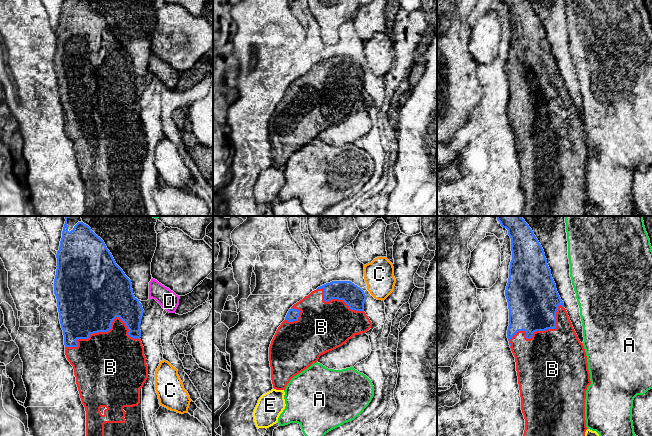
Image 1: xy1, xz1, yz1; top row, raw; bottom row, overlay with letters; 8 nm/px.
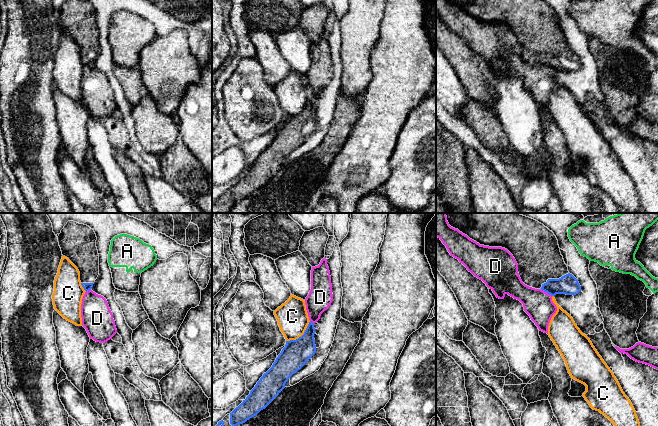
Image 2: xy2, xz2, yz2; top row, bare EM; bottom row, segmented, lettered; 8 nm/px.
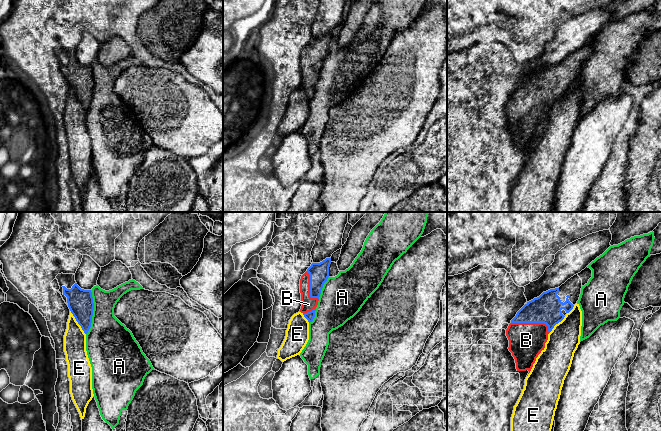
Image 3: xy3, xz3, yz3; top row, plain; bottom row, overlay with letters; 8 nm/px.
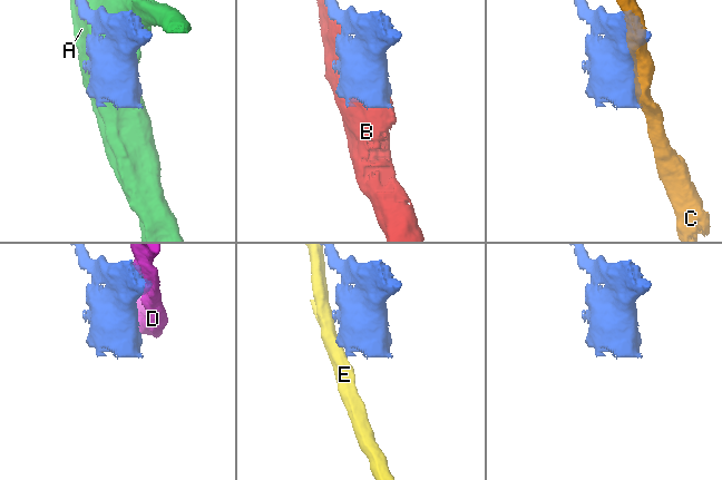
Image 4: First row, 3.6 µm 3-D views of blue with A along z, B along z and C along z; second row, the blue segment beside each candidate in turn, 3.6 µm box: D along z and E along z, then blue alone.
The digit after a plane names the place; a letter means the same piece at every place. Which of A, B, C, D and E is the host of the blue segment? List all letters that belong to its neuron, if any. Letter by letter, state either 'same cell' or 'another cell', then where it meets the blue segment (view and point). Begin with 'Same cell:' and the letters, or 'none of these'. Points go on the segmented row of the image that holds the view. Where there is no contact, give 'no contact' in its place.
Same cell: B
A: another cell; meets blue in xy3 at (92, 312)
B: same cell; meets blue in xy1 at (105, 331)
C: another cell; meets blue in xz2 at (301, 336)
D: another cell; meets blue in yz2 at (546, 291)
E: another cell; meets blue in xy3 at (77, 321)

